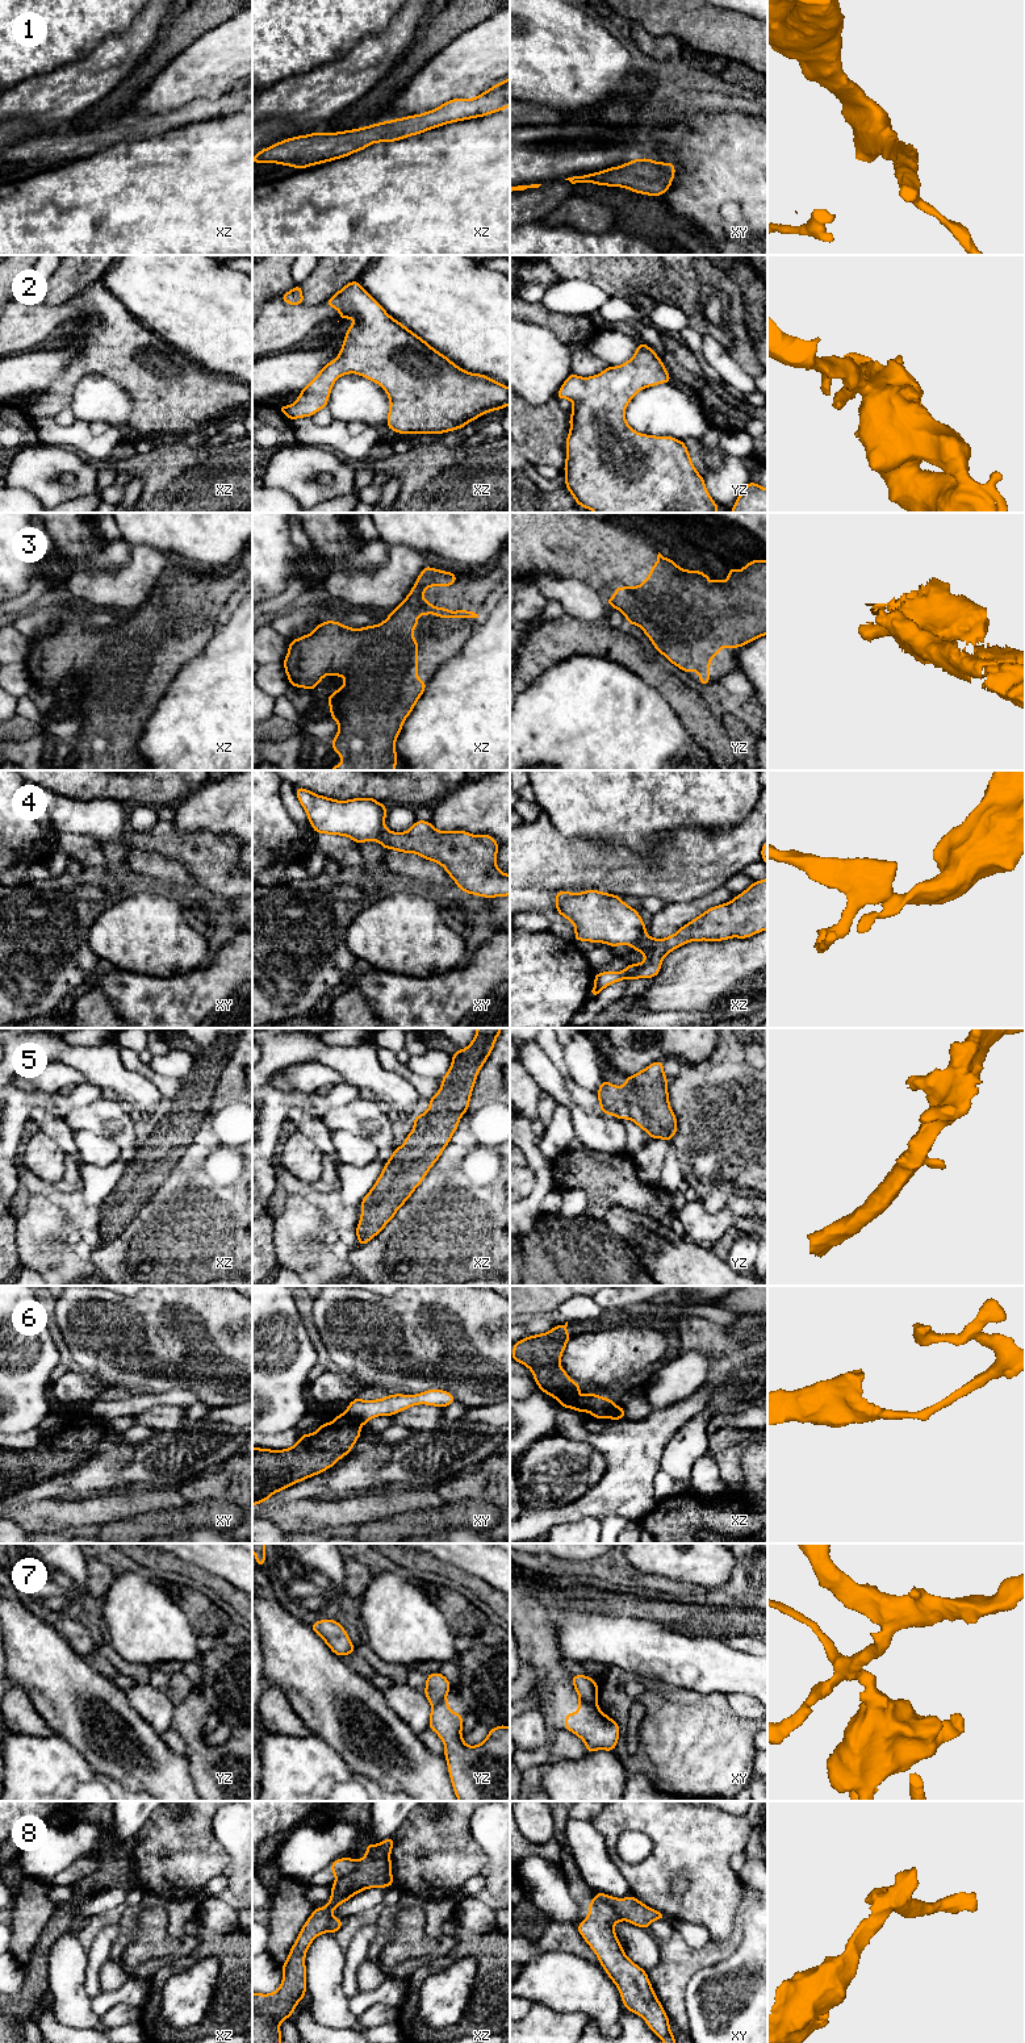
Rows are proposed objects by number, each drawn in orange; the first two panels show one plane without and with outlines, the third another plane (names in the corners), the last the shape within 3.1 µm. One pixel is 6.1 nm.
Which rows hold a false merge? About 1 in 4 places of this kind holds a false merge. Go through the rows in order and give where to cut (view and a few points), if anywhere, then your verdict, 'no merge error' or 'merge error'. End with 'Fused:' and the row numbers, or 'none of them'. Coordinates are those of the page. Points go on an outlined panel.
1: no cut; no merge error
2: no cut; no merge error
3: no cut; no merge error
4: cut in xy along (385, 828), (379, 842); merge error
5: no cut; no merge error
6: cut in xy along (344, 1412), (358, 1425); merge error
7: cut in xy along (580, 1696), (595, 1704); merge error
8: cut in xy along (595, 1896), (609, 1904), (622, 1920); merge error
Fused: 4, 6, 7, 8

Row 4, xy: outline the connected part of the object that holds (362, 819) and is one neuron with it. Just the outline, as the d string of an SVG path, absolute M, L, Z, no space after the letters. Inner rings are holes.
M296 786L296 795L305 809L309 823L317 834L348 836L359 845L364 841L375 840L380 843L385 828L386 806L372 797L336 801L323 795L317 795L310 790Z

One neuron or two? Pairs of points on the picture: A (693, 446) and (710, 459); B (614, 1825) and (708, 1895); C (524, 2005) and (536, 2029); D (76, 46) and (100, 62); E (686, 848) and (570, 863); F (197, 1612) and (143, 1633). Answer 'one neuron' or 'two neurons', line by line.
A: two neurons
B: one neuron
C: two neurons
D: two neurons
E: one neuron
F: two neurons

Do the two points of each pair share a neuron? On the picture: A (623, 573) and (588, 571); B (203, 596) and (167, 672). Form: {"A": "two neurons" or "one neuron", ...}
{"A": "one neuron", "B": "one neuron"}

